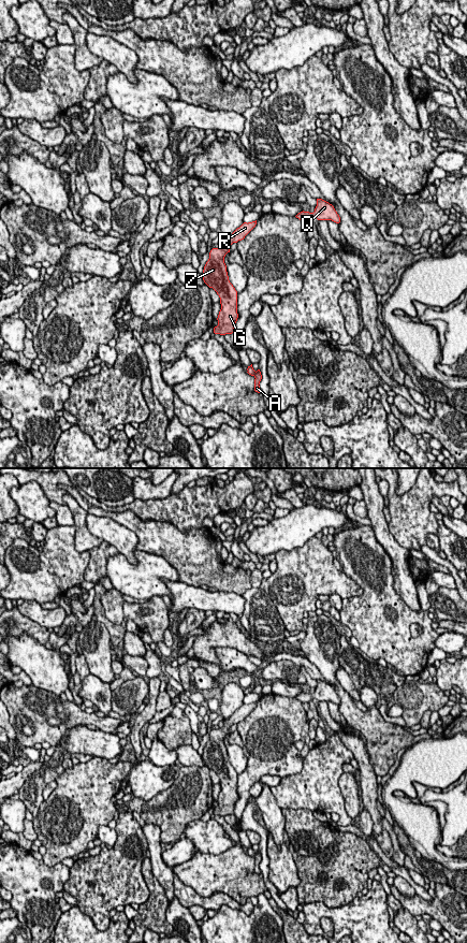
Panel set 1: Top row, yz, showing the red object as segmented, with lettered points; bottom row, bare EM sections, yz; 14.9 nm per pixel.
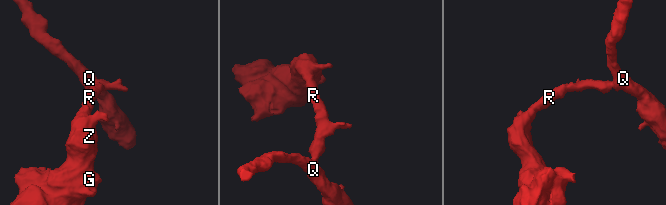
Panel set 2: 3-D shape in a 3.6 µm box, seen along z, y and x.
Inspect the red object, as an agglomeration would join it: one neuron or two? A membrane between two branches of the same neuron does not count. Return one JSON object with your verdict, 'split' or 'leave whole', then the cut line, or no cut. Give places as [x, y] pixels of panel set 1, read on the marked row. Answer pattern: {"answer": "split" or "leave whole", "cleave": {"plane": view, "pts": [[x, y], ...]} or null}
{"answer": "split", "cleave": {"plane": "yz", "pts": [[256, 372], [253, 375]]}}

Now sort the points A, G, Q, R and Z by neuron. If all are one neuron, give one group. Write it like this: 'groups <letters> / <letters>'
groups A / G Q R Z

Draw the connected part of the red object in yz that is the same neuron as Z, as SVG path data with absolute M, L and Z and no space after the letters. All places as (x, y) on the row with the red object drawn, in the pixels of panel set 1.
M257 220L244 222L230 237L224 238L224 245L213 248L209 259L203 270L203 280L213 288L220 298L221 309L218 315L218 325L214 328L215 334L234 334L237 314L237 291L229 280L224 257L230 252L230 246L245 238L245 236L256 227Z

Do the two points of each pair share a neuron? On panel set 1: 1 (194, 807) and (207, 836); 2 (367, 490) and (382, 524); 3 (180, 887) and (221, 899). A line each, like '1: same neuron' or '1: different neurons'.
1: different neurons
2: same neuron
3: same neuron

